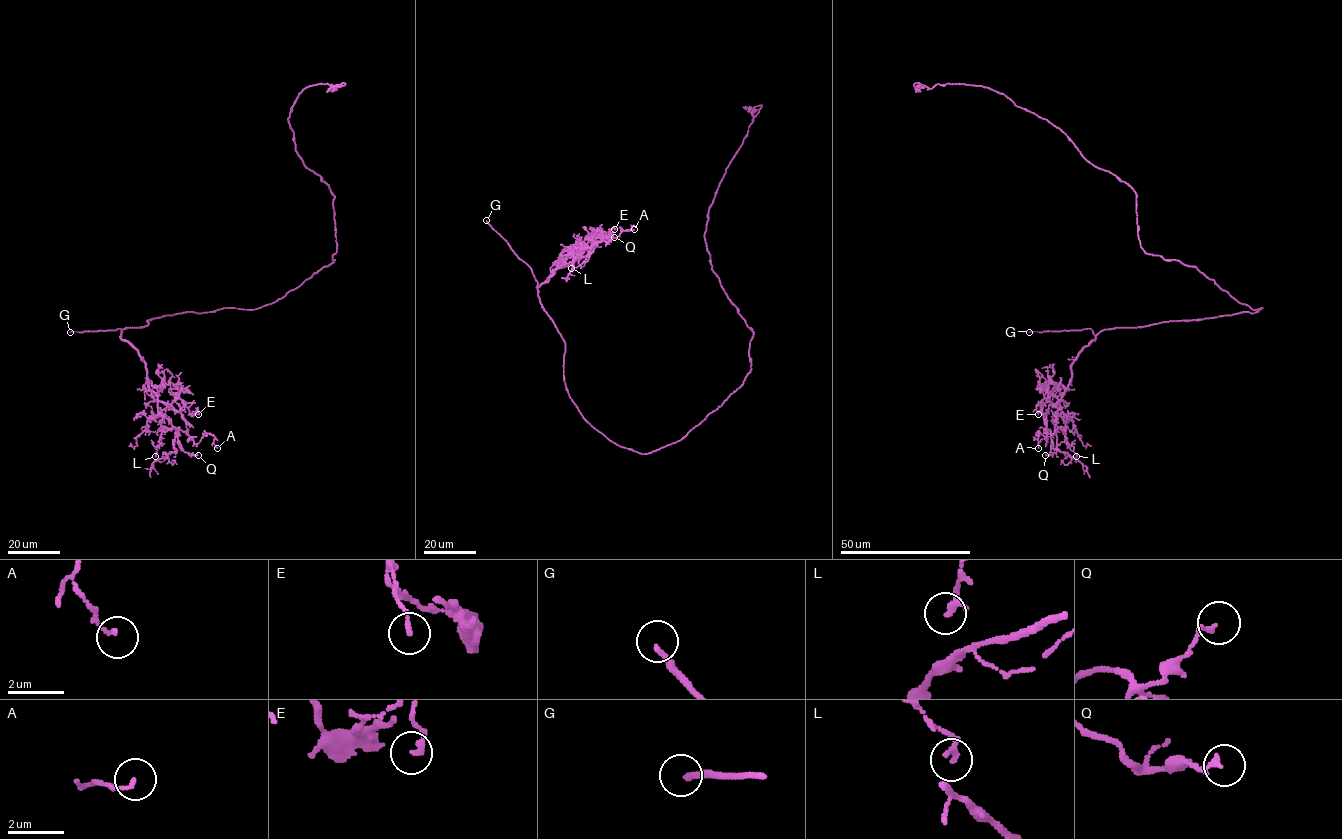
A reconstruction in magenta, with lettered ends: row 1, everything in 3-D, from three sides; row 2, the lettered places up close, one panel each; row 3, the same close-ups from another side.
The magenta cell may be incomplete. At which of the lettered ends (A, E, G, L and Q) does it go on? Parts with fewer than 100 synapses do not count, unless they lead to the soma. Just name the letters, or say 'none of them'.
G

